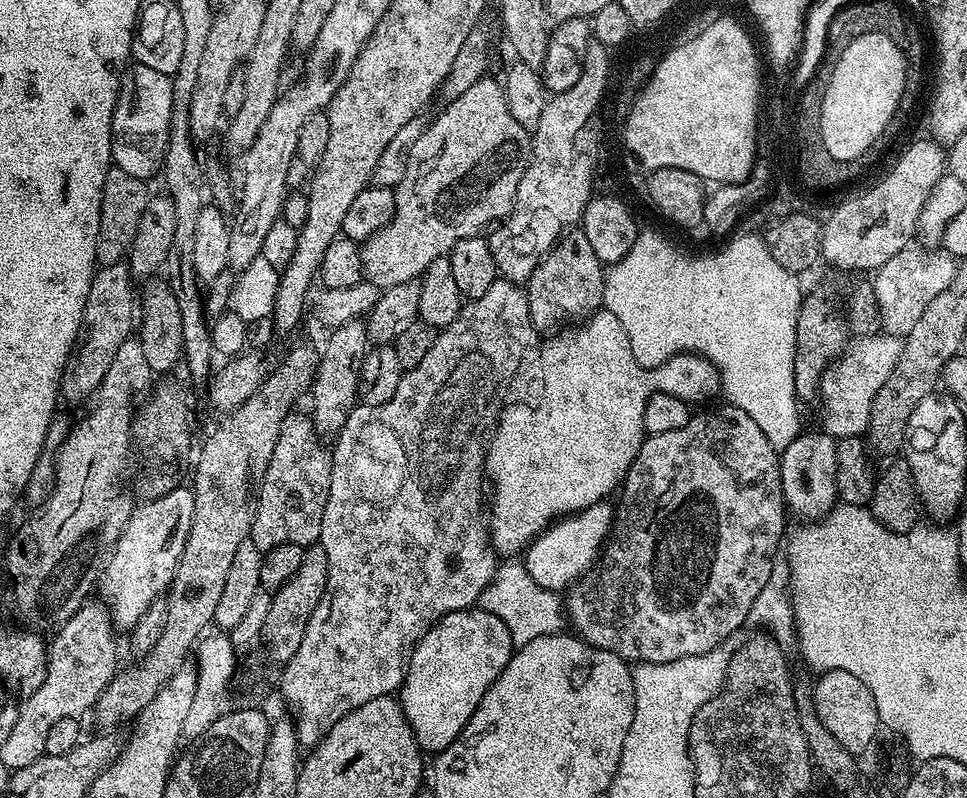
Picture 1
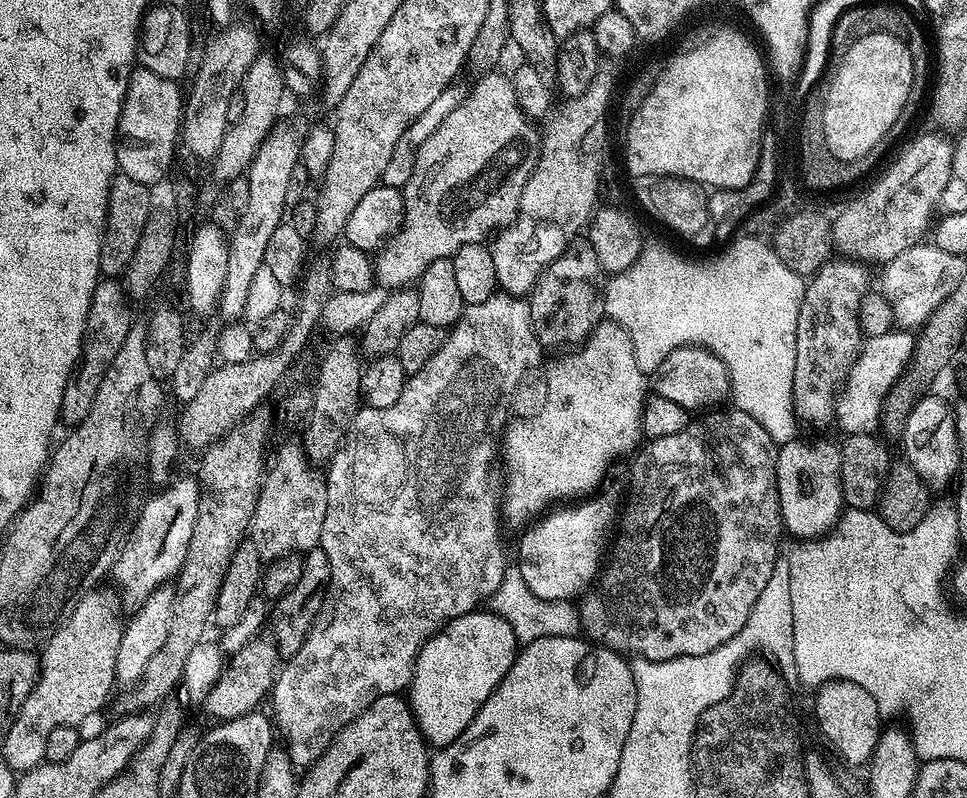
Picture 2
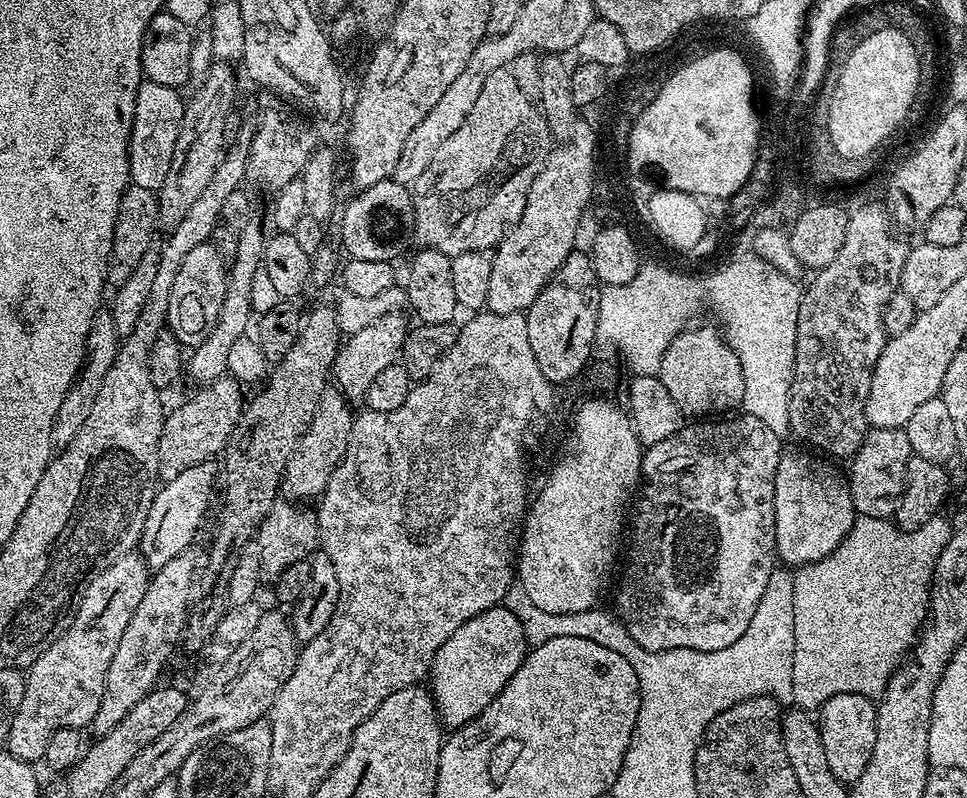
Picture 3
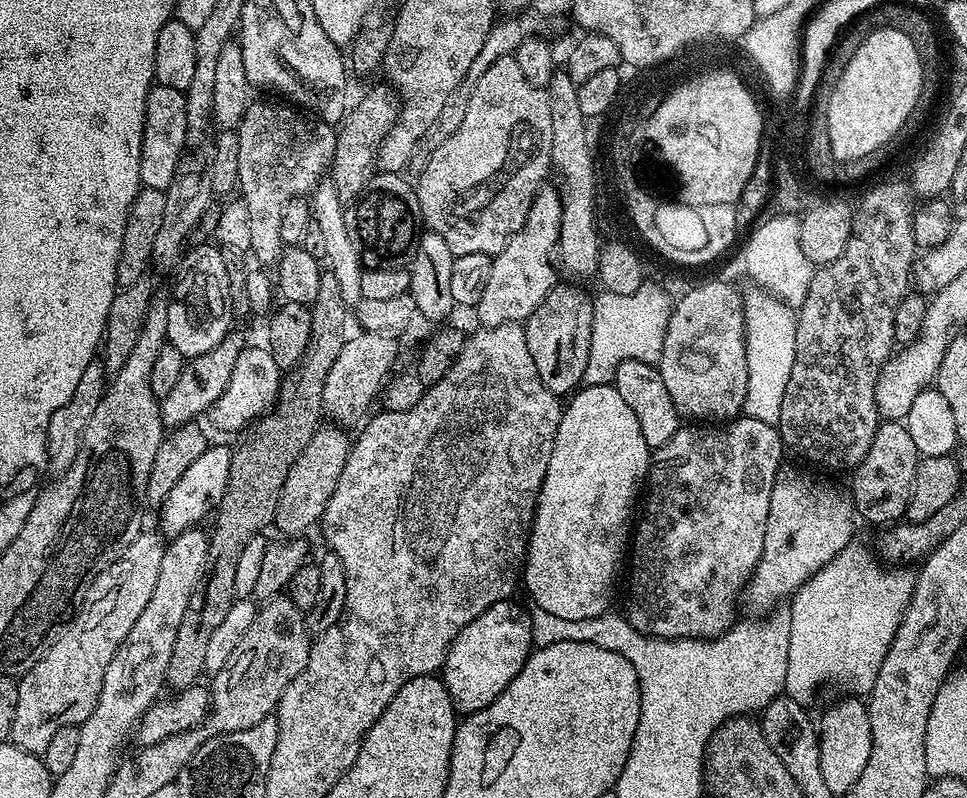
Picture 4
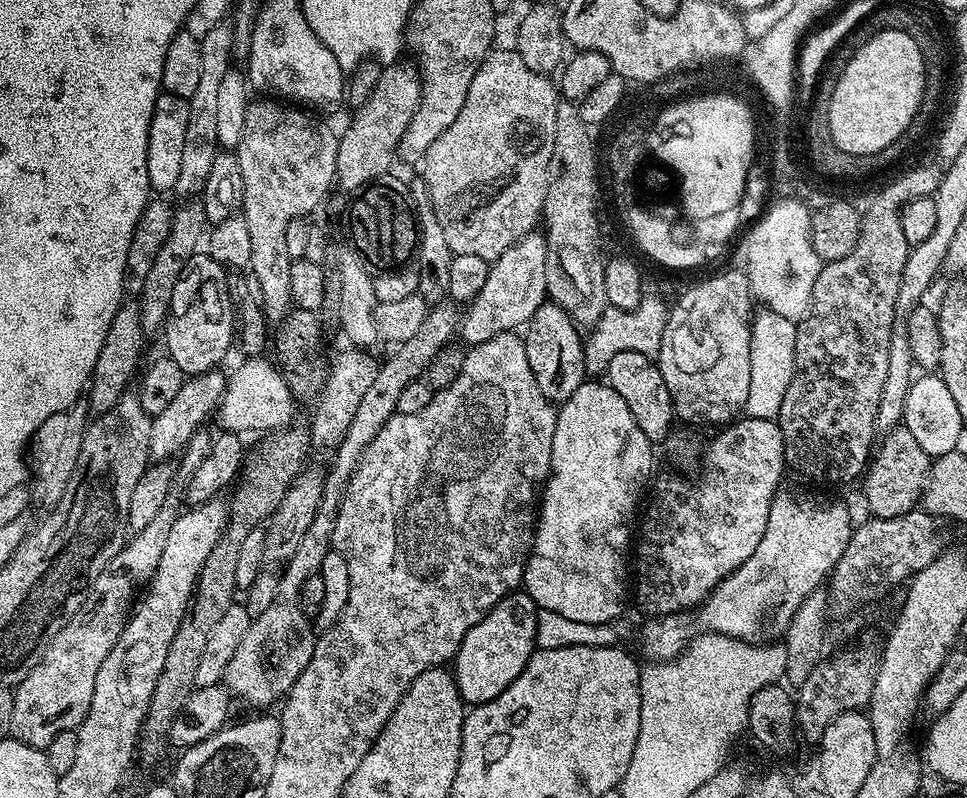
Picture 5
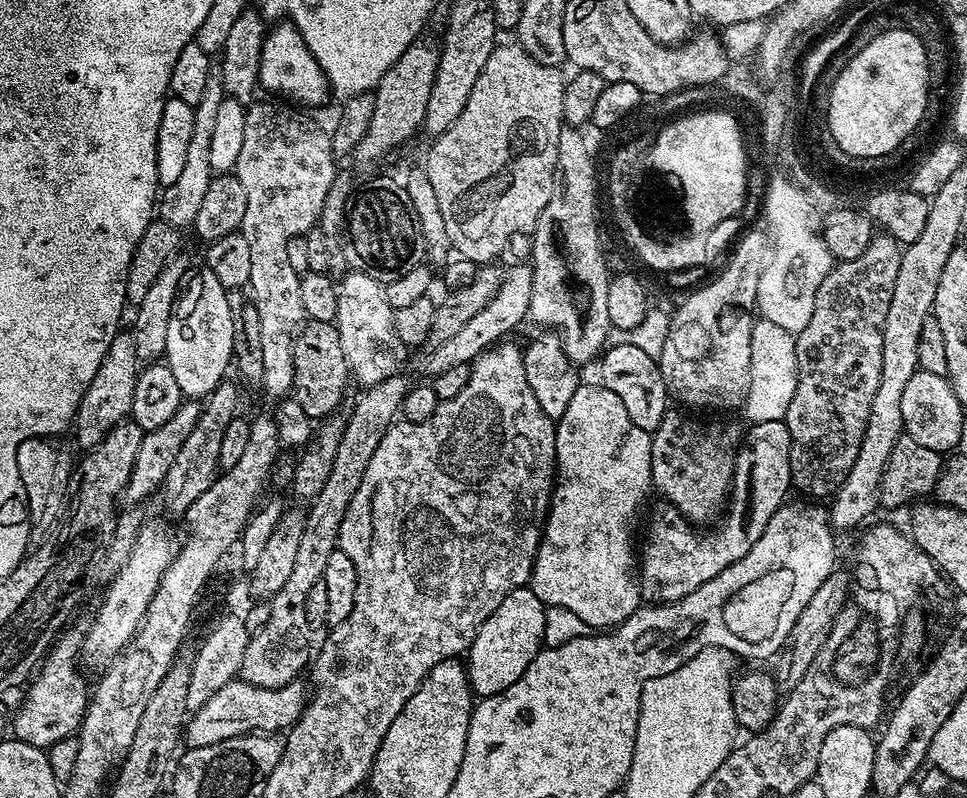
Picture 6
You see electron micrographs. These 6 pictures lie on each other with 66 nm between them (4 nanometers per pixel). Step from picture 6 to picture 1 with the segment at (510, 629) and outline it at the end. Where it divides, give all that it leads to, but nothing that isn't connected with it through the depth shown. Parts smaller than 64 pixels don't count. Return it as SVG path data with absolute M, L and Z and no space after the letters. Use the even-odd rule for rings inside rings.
M478 606L446 614L417 642L408 660L404 682L398 689L398 699L408 725L412 727L412 733L425 753L439 754L443 748L450 746L450 742L454 742L454 738L458 738L458 734L462 734L466 722L470 722L474 710L478 710L482 694L486 694L498 674L506 670L506 662L510 662L513 651L514 645L510 630L506 630L506 622L494 614L483 612Z

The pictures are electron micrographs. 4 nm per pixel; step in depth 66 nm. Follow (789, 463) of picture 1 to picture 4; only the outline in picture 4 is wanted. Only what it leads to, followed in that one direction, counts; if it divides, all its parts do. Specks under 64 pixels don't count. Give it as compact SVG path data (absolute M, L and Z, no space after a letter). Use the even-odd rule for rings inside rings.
M782 466L776 472L774 490L770 490L770 518L766 530L764 553L758 566L752 571L746 589L746 600L756 614L767 614L781 602L796 595L797 590L807 582L826 562L830 562L847 546L853 543L858 525L855 507L847 495L844 496L832 484L823 484L816 476L803 472L800 468Z

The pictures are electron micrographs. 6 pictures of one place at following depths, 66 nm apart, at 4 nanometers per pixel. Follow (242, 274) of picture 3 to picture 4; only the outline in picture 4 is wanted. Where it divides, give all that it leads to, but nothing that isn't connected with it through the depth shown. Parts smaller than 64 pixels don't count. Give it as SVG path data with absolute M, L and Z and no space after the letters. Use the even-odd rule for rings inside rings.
M229 330L226 338L201 356L191 357L185 363L182 375L178 378L178 383L174 385L174 390L166 394L160 400L160 417L164 423L165 429L171 430L180 428L183 424L191 424L197 418L202 417L209 411L213 402L215 402L223 391L226 390L230 382L231 374L234 371L234 362L238 359L238 354L246 345L246 339L240 332Z

